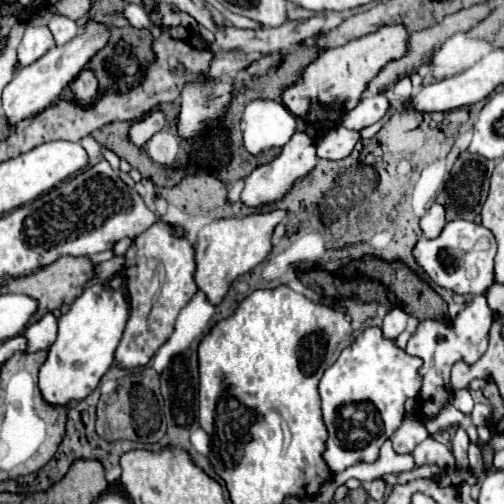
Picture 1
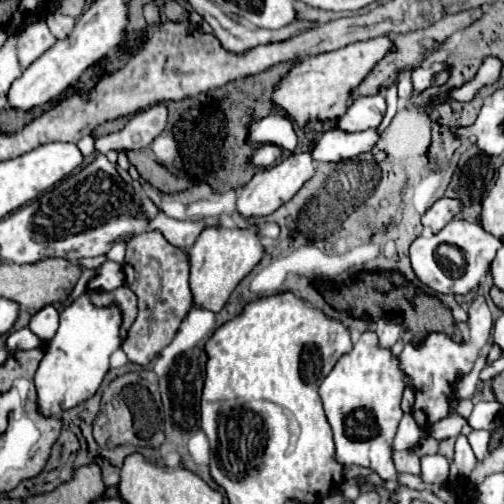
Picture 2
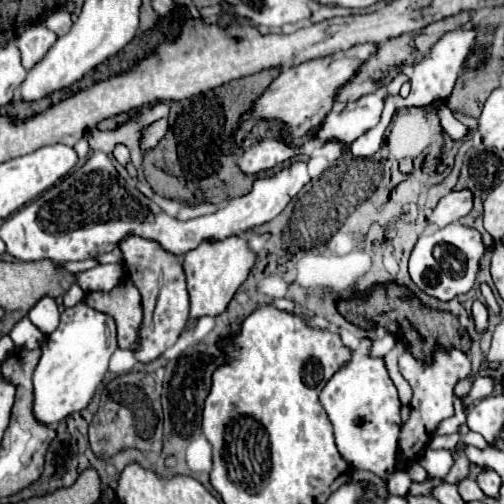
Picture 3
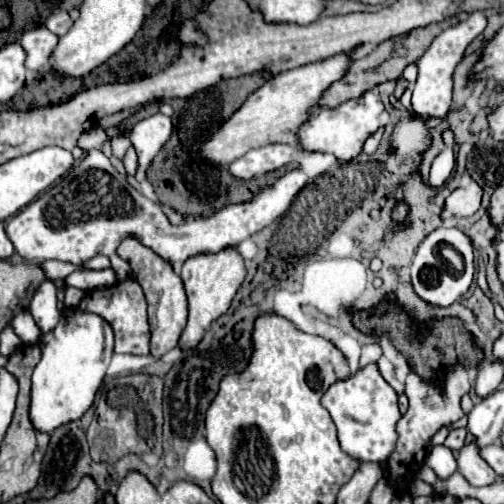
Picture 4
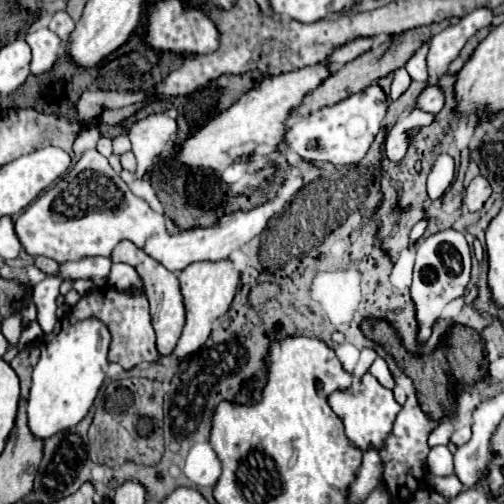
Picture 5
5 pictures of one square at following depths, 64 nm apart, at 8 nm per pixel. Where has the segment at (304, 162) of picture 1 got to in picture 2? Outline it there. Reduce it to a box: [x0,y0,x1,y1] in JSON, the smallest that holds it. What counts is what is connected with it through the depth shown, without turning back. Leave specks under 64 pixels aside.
[236,154,314,218]

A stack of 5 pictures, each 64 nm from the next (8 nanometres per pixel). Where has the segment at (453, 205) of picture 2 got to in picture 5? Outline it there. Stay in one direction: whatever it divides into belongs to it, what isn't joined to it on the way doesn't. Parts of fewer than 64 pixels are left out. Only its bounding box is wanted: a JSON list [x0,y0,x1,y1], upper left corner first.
[462,176,492,210]

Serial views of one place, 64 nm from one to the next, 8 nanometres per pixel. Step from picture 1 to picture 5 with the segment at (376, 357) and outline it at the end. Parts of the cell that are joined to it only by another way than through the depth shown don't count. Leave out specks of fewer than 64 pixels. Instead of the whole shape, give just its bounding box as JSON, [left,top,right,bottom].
[328,372,402,450]

